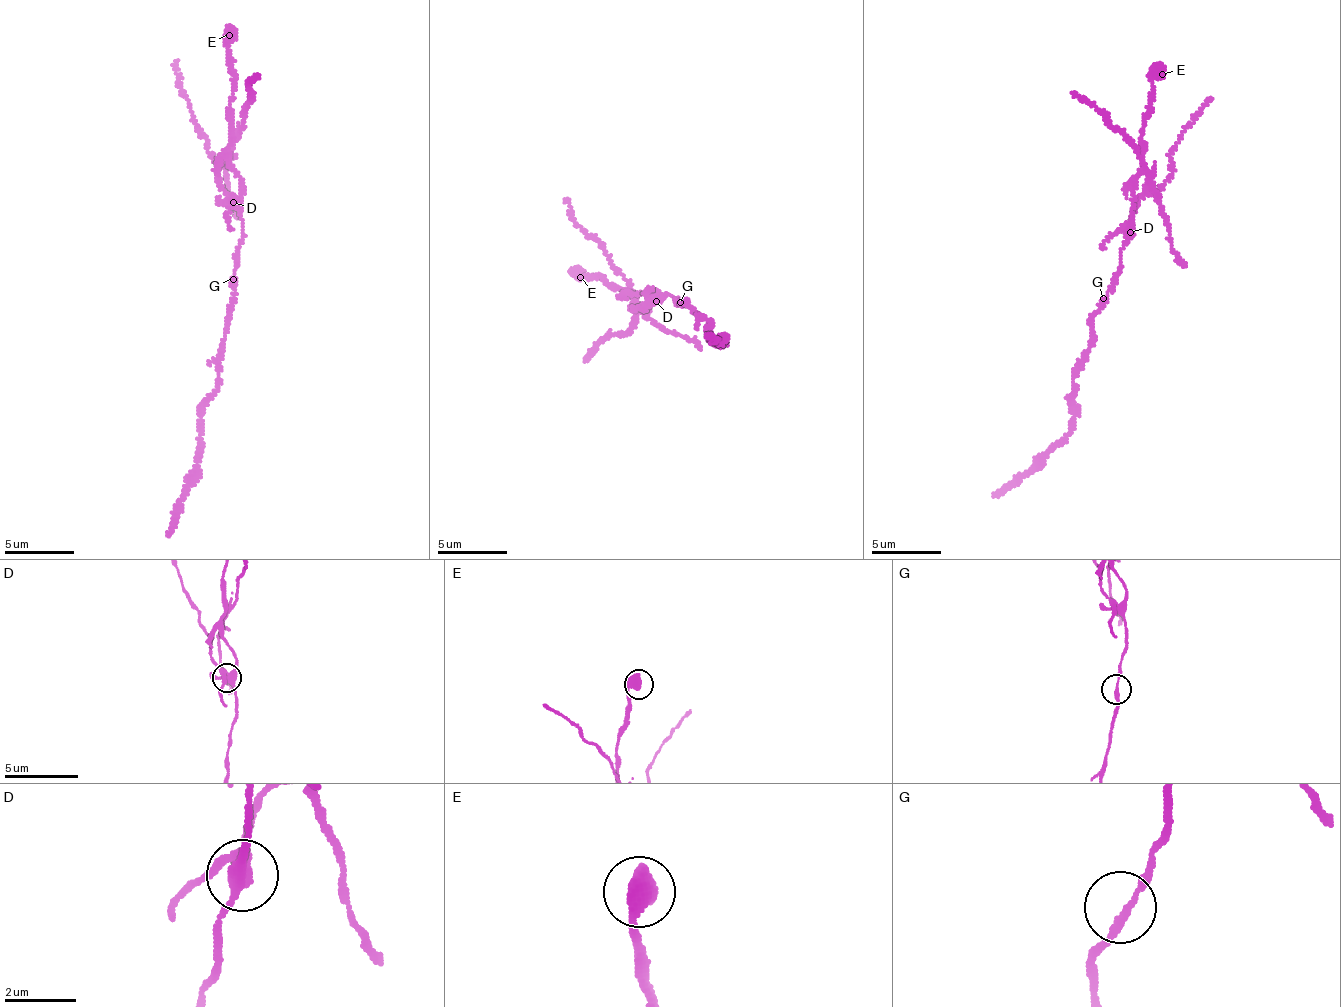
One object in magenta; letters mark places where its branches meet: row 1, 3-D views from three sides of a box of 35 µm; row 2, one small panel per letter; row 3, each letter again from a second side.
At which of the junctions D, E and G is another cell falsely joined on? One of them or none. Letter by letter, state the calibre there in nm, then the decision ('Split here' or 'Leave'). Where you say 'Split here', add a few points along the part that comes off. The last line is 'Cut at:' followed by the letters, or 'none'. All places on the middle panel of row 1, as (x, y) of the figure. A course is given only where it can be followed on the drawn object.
D: Thickness 360 nm. Split here. Course of the part to remove: (656, 302), (632, 307), (630, 294), (603, 243), (577, 223), (565, 199)
E: Thickness 650 nm. Leave
G: Thickness 170 nm. Leave
Cut at: D

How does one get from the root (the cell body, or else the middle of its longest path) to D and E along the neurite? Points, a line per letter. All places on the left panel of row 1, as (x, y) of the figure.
D: (234, 280), (242, 220), (232, 203)
E: (234, 280), (242, 220), (240, 177), (230, 166), (228, 148), (234, 75), (232, 58), (227, 54), (229, 35)

